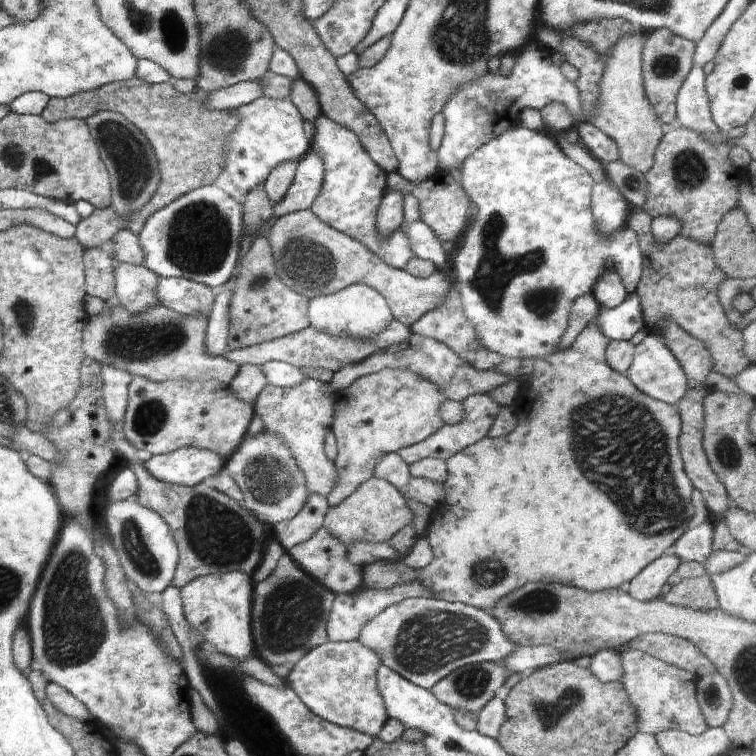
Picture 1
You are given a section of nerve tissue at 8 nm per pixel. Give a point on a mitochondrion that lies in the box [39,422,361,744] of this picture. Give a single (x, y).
(292, 610)

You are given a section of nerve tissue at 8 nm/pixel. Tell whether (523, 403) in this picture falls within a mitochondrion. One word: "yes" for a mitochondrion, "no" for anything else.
no

